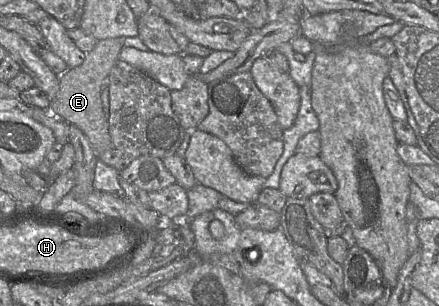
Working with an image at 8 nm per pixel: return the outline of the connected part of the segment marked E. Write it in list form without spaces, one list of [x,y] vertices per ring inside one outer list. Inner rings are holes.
[[[107,38],[99,40],[89,53],[84,62],[77,67],[69,68],[59,76],[59,90],[50,101],[50,110],[69,124],[79,127],[88,139],[96,156],[113,147],[102,108],[101,86],[119,59],[119,54],[124,47],[124,38]]]

